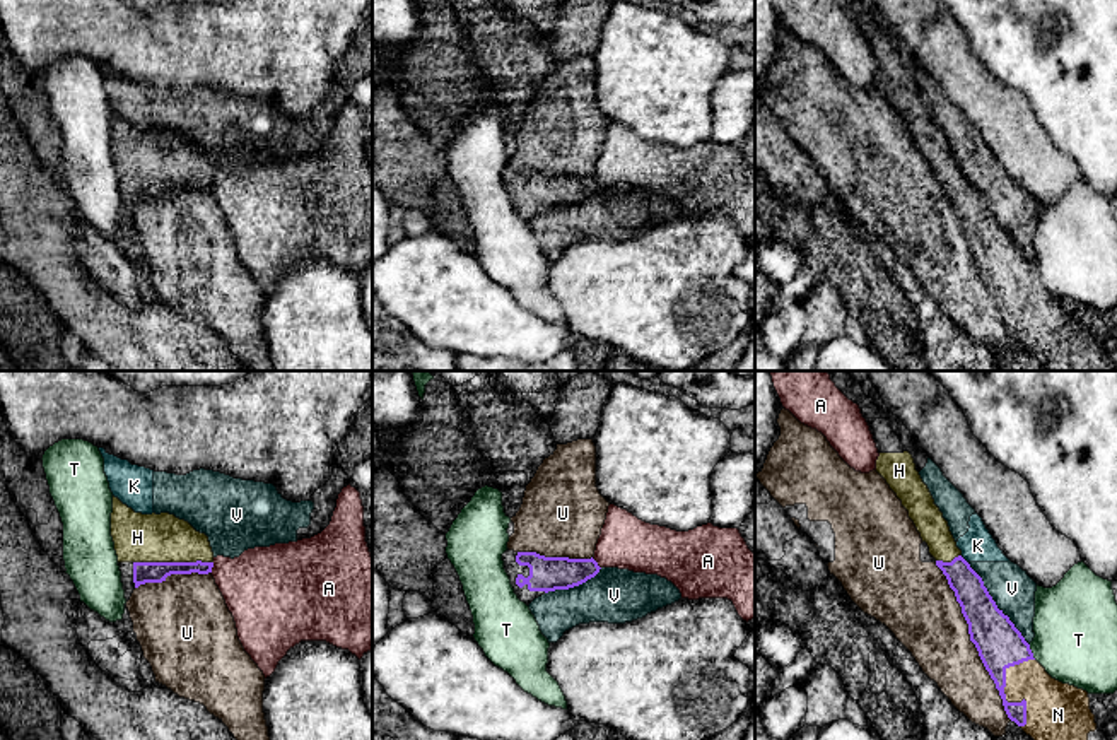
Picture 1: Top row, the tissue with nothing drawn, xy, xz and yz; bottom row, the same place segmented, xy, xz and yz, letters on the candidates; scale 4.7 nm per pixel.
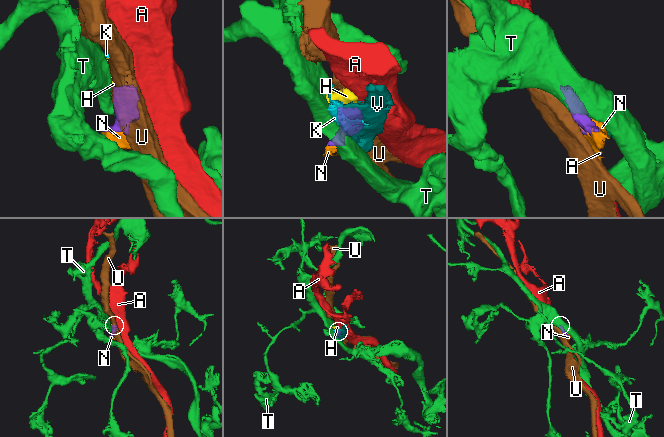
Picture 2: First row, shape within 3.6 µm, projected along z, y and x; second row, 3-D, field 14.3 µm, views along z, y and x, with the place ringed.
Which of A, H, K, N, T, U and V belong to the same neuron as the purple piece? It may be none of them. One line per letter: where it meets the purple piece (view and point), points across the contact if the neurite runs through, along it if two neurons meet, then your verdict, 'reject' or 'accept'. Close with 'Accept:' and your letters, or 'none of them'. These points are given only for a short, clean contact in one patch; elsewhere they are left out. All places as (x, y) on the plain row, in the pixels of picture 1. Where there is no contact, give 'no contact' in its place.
A: meets purple in xy at (212, 183); border along xy (214, 180), (210, 190); reject
H: meets purple in xy at (173, 180); runs through xy (144, 190), (154, 180), (173, 180), (152, 159), (137, 154); accept
K: meets purple in yz at (964, 176); border along yz (960, 173), (967, 180); reject
N: meets purple in yz at (1005, 311); accept
T: meets purple in yz at (1030, 269); border along yz (1029, 262), (1035, 276); reject
U: meets purple in yz at (970, 257); reject
V: meets purple in yz at (994, 221); reject
Accept: H, N

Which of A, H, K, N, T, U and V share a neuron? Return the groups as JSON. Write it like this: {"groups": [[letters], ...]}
{"groups": [["A"], ["H", "N"], ["K", "V"], ["T"], ["U"]]}

